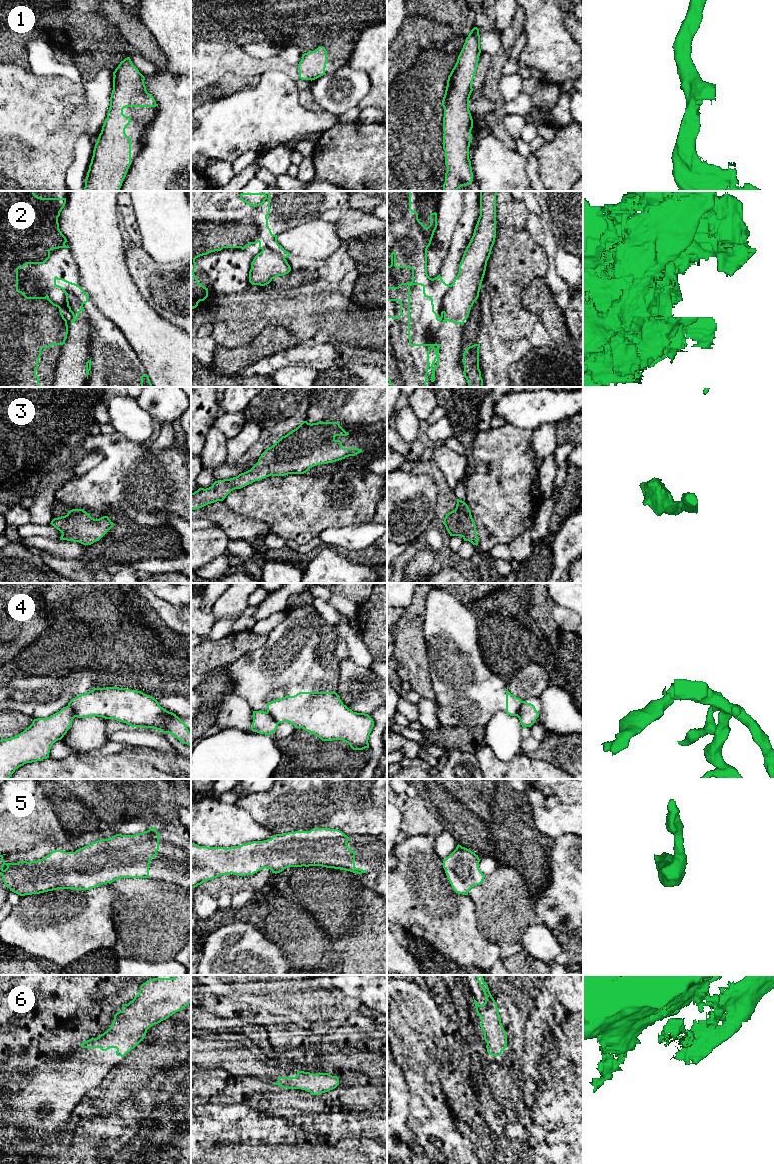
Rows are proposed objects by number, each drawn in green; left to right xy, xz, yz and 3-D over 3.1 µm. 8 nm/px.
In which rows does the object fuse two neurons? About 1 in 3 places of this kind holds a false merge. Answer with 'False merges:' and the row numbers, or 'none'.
False merges: 2, 4, 6

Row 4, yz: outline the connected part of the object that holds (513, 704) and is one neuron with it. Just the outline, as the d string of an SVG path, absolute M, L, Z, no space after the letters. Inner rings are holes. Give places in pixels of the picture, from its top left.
M508 689L506 691L506 710L505 712L510 716L518 716L523 701L511 694Z

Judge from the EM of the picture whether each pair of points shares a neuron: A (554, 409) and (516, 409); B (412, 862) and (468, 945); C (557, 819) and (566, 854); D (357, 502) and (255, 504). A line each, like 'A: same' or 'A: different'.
A: same
B: same
C: different
D: same

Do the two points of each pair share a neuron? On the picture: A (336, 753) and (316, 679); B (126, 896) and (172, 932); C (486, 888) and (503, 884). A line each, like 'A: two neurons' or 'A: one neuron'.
A: two neurons
B: one neuron
C: two neurons

